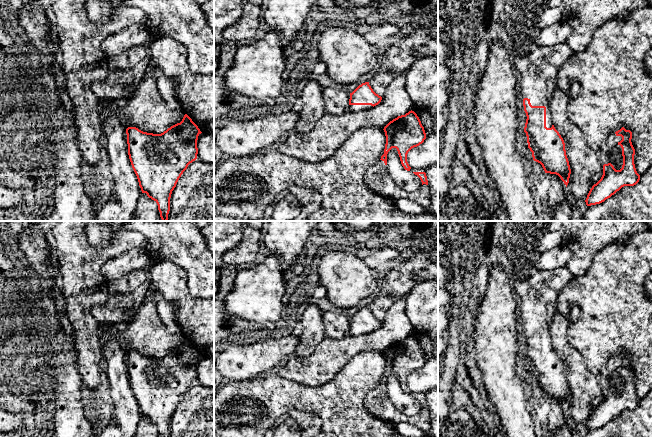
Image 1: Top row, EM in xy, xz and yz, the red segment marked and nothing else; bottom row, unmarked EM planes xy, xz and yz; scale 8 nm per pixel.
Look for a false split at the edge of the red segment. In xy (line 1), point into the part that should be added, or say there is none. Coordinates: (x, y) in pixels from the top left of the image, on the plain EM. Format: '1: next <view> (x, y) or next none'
1: next none

